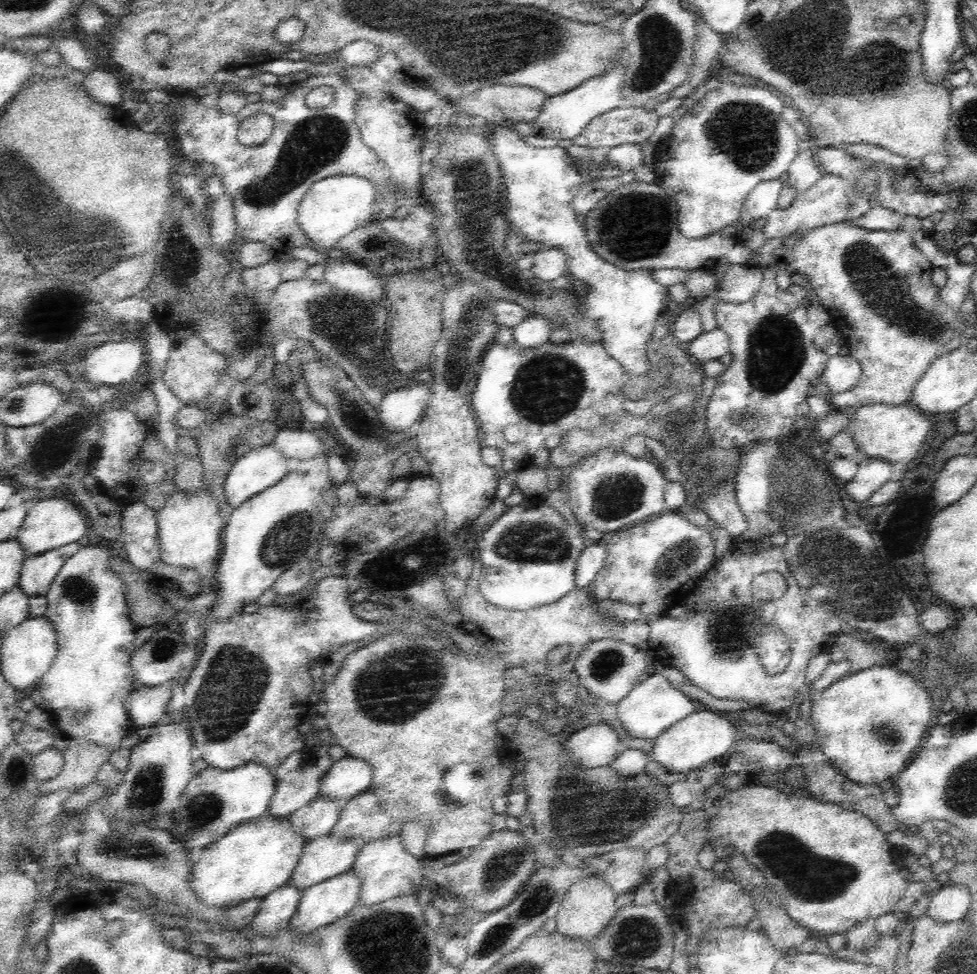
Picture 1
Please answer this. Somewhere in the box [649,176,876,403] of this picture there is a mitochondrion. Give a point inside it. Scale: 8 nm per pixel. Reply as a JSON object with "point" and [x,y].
{"point":[776,350]}

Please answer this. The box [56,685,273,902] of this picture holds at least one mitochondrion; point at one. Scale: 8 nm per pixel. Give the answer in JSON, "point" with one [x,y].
{"point":[146,786]}

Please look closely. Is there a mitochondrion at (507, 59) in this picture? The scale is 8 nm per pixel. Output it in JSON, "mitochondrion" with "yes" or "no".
{"mitochondrion":"yes"}

